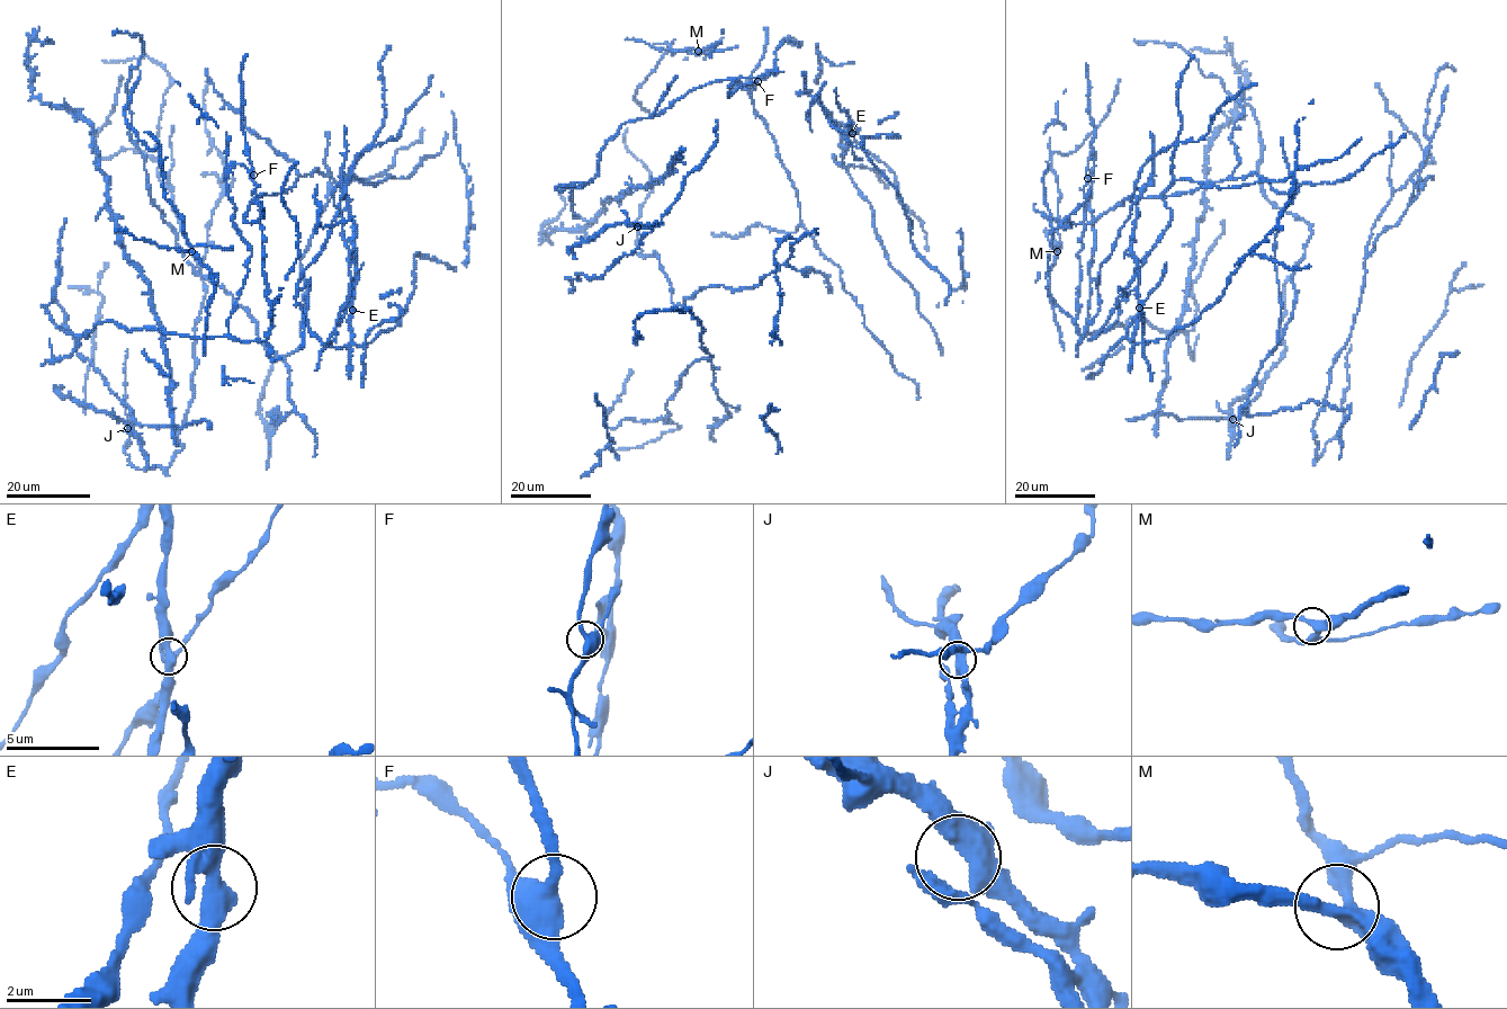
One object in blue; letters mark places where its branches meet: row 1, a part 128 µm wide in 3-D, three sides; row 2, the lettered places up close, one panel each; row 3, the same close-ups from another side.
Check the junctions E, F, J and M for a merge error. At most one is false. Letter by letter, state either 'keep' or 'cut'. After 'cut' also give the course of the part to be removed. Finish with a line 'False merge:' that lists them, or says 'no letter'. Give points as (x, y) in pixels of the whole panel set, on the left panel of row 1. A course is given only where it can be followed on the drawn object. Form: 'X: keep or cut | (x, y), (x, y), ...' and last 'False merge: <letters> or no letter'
E: keep
F: keep
J: keep
M: keep
False merge: no letter

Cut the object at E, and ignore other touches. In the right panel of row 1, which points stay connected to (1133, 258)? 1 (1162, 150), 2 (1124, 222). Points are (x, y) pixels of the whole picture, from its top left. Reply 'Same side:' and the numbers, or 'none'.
Same side: none

